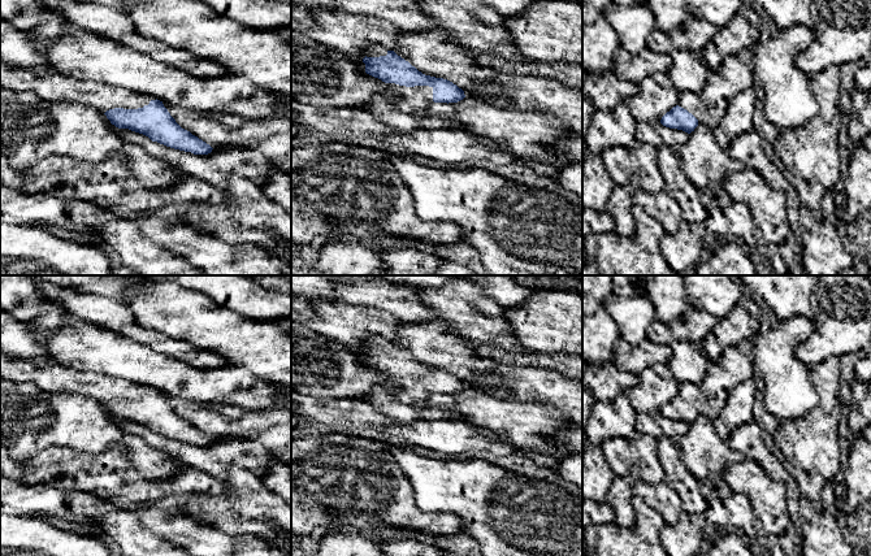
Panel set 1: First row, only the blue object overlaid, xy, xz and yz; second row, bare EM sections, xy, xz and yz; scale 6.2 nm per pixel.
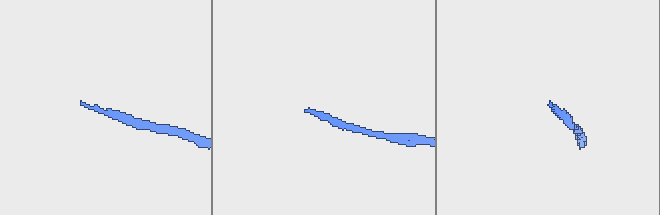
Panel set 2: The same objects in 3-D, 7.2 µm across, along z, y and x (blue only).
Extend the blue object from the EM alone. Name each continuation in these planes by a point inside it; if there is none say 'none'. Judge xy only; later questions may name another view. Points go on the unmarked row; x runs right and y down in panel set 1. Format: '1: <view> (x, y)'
1: xy (55, 378)

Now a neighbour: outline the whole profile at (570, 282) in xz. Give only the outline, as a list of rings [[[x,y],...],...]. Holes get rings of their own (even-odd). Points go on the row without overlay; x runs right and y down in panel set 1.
[[[512,275],[519,283],[530,290],[567,288],[582,294],[582,282],[576,275]]]

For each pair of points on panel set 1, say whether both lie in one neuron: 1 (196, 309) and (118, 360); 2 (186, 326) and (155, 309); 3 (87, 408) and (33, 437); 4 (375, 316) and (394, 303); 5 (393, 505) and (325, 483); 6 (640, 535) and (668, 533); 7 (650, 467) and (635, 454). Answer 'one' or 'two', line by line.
1: two
2: one
3: one
4: two
5: one
6: two
7: one

